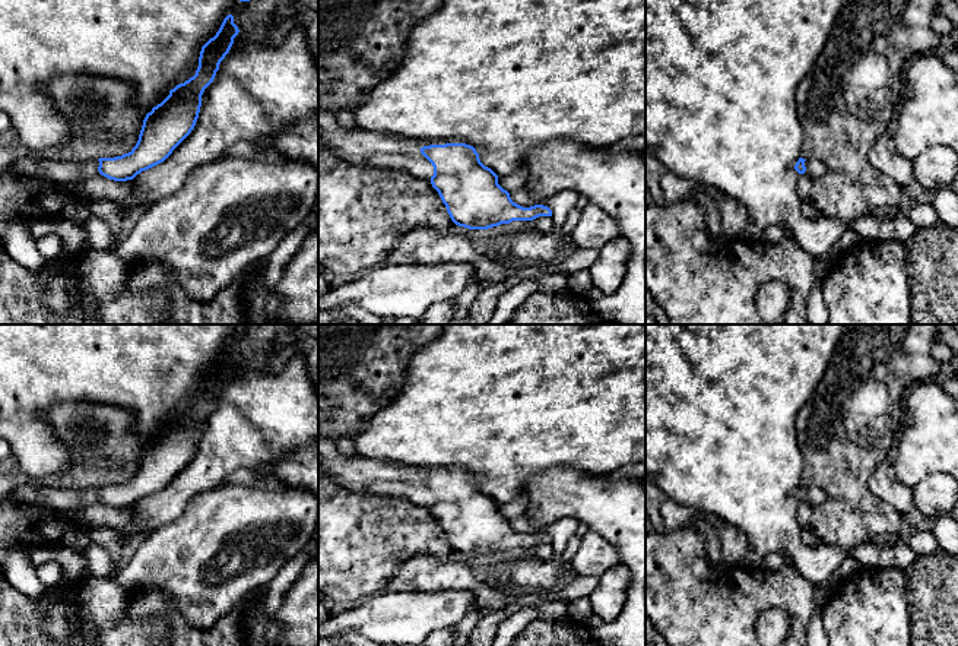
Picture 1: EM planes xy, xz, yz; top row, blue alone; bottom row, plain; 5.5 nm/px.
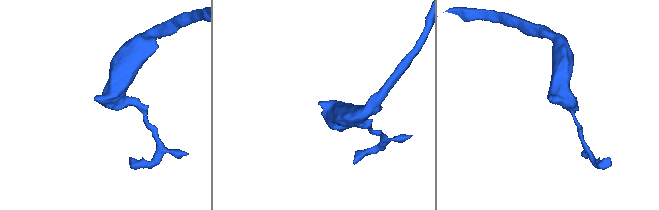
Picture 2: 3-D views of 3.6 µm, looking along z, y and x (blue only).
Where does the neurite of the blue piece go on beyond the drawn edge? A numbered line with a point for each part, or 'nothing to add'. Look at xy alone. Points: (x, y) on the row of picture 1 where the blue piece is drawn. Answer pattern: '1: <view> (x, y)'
1: xy (56, 171)

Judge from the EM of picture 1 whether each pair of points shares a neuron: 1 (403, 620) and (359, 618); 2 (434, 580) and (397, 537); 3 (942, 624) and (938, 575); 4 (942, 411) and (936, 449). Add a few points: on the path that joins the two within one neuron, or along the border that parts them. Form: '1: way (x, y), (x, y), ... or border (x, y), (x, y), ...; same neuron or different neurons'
1: way (393, 618), (370, 618); same neuron
2: border (446, 560), (430, 554), (414, 554), (389, 579); different neurons
3: way (942, 613), (942, 591), (938, 586); same neuron
4: way (939, 420), (936, 440); same neuron

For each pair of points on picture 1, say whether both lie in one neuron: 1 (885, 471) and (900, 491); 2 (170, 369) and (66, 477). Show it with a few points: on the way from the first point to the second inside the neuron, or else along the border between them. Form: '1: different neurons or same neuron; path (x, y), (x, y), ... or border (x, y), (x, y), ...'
1: same neuron; path (885, 475), (895, 487)
2: different neurons; border (97, 402), (127, 408), (135, 415), (139, 445)

